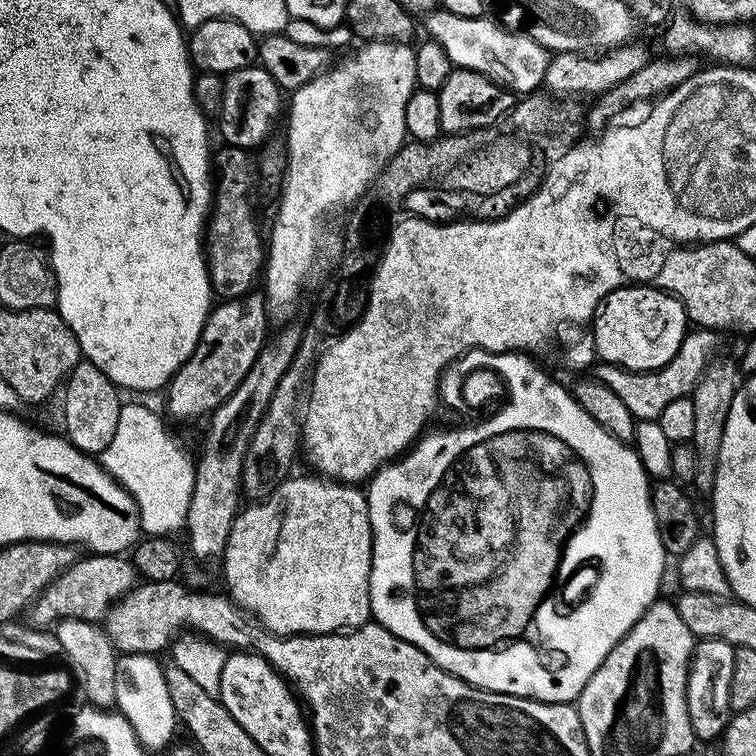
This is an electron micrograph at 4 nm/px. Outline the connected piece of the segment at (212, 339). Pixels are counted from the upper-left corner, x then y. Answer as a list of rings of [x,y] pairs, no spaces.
[[[251,292],[241,299],[217,303],[208,313],[198,346],[175,373],[166,388],[169,412],[180,420],[205,417],[228,399],[254,364],[268,339],[267,301],[263,293]]]

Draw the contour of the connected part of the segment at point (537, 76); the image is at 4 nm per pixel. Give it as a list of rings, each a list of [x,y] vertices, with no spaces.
[[[433,10],[427,13],[425,20],[428,21],[422,24],[423,31],[425,28],[428,31],[425,33],[434,42],[438,42],[442,50],[446,50],[453,66],[474,70],[516,94],[532,93],[543,85],[550,53],[547,48],[534,42],[534,38],[512,32],[484,16],[458,18],[458,14]]]

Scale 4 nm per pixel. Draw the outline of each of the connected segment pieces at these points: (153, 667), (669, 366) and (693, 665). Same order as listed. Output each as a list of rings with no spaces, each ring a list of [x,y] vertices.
[[[130,654],[121,655],[116,662],[116,708],[130,722],[145,750],[167,749],[173,743],[172,735],[176,728],[178,730],[178,721],[164,677],[165,665],[156,660],[159,659],[155,655]]]
[[[696,328],[689,331],[684,337],[682,346],[678,346],[678,354],[666,362],[666,366],[656,368],[653,372],[632,372],[628,368],[619,368],[617,364],[597,363],[594,368],[595,379],[600,380],[618,398],[622,398],[622,403],[630,414],[639,420],[659,421],[662,410],[674,398],[691,396],[694,386],[702,378],[702,374],[708,368],[712,351],[716,348],[717,333],[710,328]]]
[[[700,640],[692,652],[686,682],[686,706],[697,741],[712,742],[723,737],[730,719],[730,677],[734,674],[736,649],[721,640]]]

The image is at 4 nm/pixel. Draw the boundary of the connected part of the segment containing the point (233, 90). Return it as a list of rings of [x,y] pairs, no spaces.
[[[259,63],[227,73],[224,76],[222,106],[218,113],[220,136],[224,139],[221,141],[234,148],[256,150],[258,147],[259,149],[265,143],[263,140],[271,134],[276,119],[279,116],[281,119],[285,104],[285,93],[278,86],[278,82],[274,82],[274,78],[270,78],[270,74],[266,74],[266,70],[260,67]]]

